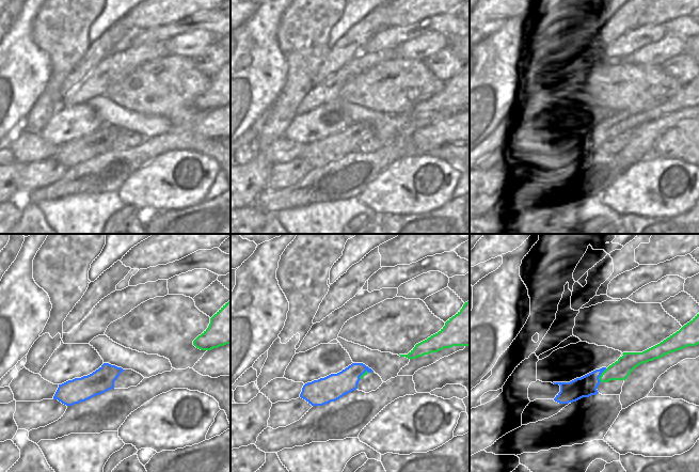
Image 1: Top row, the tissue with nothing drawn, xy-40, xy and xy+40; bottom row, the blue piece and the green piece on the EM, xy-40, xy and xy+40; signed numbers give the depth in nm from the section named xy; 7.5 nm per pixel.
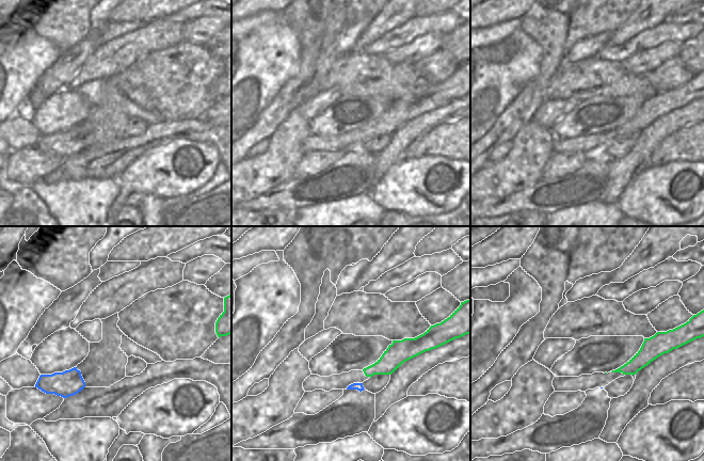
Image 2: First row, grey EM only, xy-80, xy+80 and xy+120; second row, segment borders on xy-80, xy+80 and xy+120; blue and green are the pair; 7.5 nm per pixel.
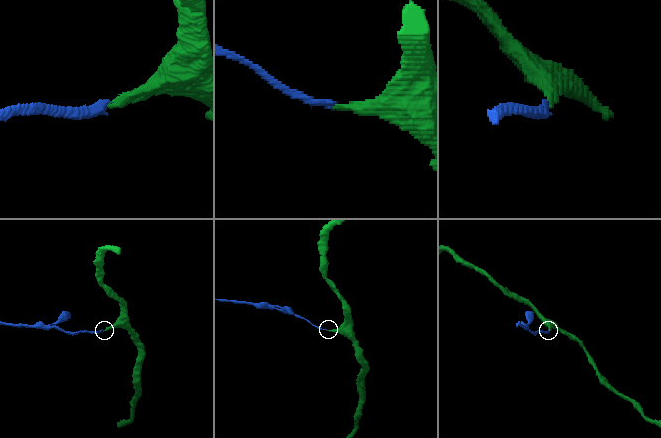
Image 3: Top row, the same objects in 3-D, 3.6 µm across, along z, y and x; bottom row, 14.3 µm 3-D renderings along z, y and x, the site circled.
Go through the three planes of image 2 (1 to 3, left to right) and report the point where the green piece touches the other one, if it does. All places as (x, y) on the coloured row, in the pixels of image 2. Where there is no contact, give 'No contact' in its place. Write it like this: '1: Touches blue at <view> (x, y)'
1: No contact
2: No contact
3: No contact

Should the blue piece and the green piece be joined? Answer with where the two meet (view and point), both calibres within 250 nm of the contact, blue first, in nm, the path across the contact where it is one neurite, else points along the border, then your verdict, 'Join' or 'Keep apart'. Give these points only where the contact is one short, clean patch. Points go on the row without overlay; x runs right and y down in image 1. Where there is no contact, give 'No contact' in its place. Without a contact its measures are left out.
Touches blue at xy+40 (600, 136). Thickness 160 nm (blue) against 150 nm. Path across: xy+40 (586, 146), (600, 136), (606, 136), (620, 130). Join

